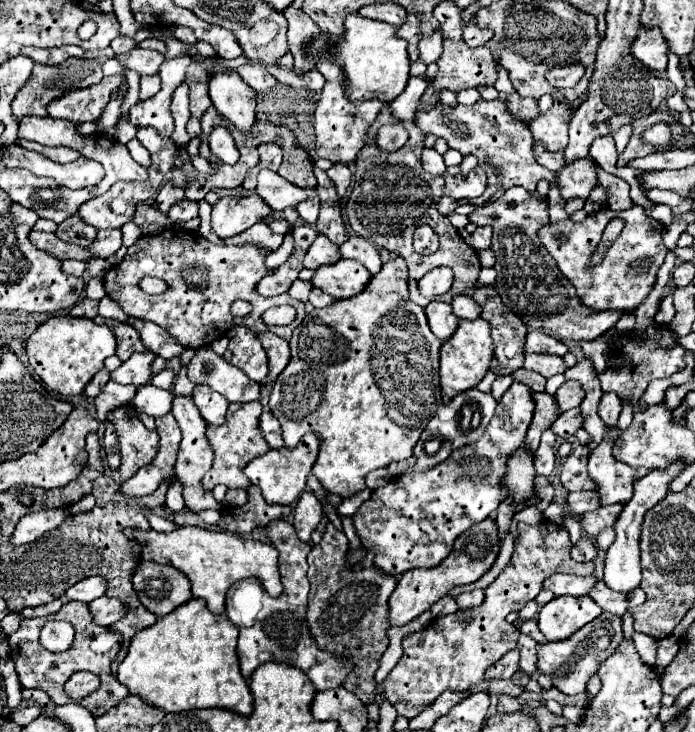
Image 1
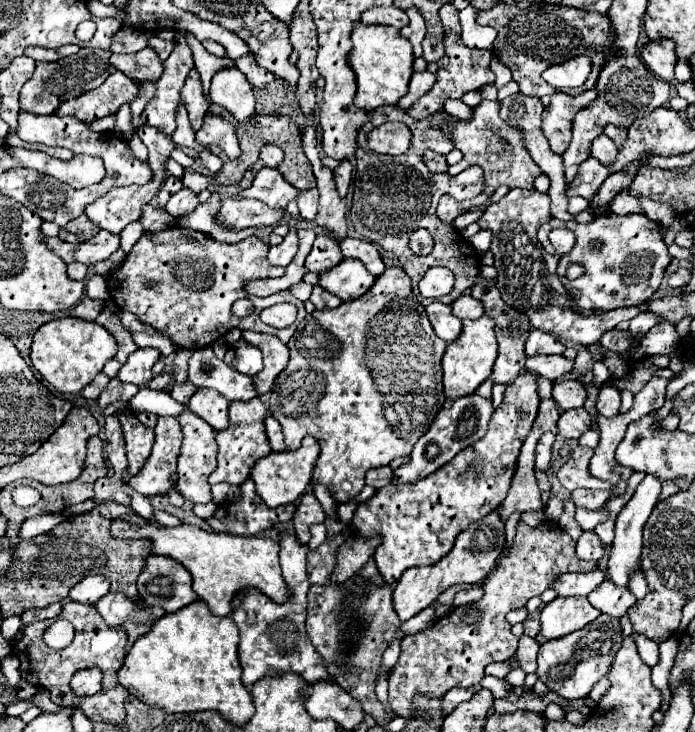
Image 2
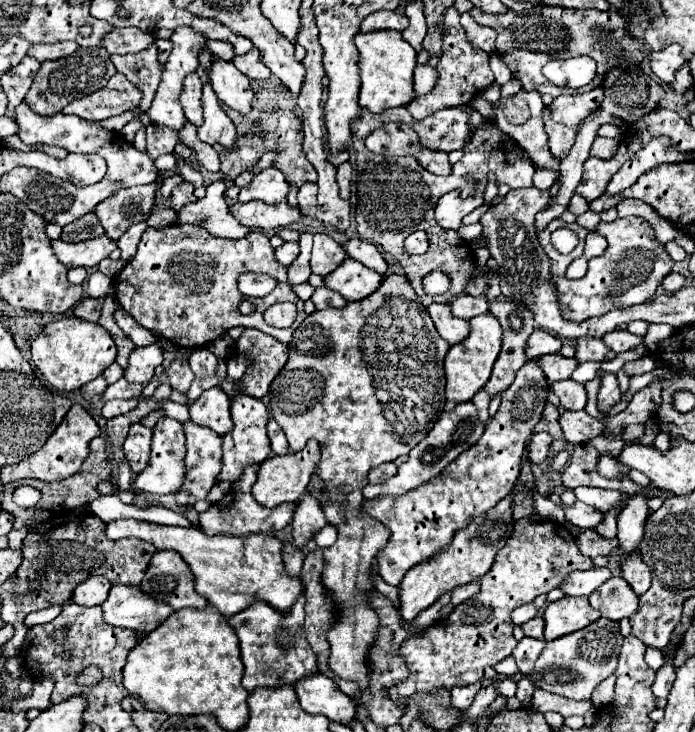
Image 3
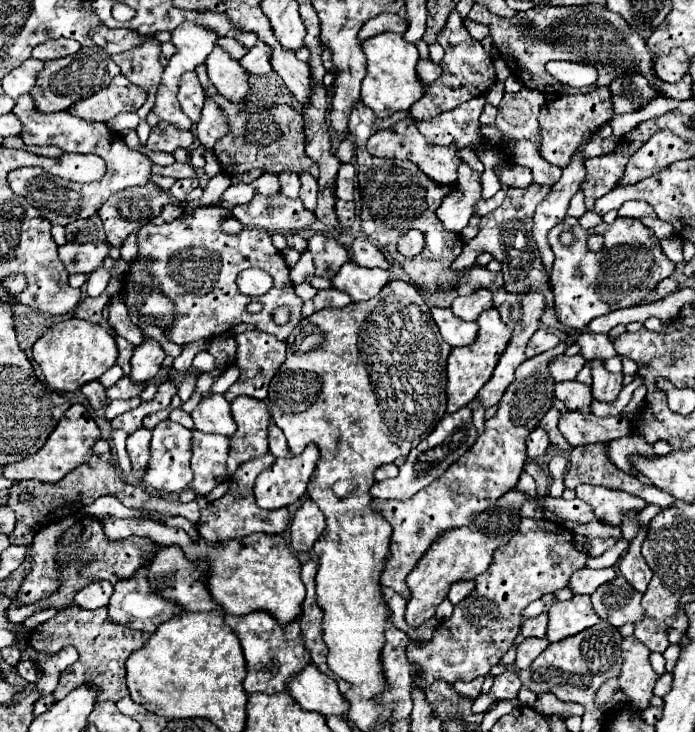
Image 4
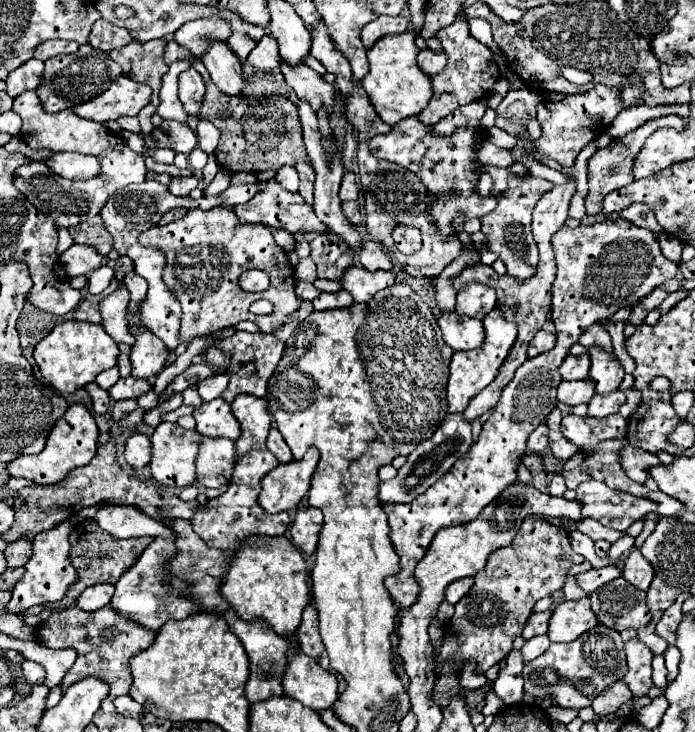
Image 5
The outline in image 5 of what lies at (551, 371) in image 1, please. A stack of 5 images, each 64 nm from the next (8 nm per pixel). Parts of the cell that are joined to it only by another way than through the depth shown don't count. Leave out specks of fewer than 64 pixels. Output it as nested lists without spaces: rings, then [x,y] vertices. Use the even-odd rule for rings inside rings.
[[[566,356],[560,366],[562,380],[586,380],[590,376],[590,356]]]

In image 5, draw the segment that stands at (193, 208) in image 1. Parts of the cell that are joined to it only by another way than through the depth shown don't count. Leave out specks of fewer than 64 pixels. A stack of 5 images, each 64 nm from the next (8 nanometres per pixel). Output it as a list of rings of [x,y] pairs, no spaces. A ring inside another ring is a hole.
[[[188,176],[188,178],[172,178],[172,182],[168,184],[168,190],[174,196],[188,196],[190,190],[194,190],[198,186],[198,178],[196,176]]]

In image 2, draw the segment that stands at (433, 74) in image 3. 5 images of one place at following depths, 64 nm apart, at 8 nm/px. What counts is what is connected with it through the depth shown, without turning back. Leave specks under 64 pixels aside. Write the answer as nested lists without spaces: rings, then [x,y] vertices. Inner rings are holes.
[[[422,70],[422,72],[414,72],[412,80],[410,80],[410,88],[408,88],[408,94],[400,100],[400,108],[408,110],[420,96],[424,96],[432,84],[436,82],[436,74],[434,72],[428,72],[428,70]]]

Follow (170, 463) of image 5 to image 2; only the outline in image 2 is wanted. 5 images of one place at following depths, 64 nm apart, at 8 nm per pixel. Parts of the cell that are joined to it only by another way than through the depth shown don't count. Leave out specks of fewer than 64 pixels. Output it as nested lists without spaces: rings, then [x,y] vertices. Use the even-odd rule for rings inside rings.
[[[158,418],[158,424],[154,428],[154,448],[144,464],[142,472],[132,476],[128,484],[144,494],[144,496],[156,496],[156,494],[168,494],[170,488],[174,488],[178,480],[178,456],[182,446],[182,430],[176,418]]]

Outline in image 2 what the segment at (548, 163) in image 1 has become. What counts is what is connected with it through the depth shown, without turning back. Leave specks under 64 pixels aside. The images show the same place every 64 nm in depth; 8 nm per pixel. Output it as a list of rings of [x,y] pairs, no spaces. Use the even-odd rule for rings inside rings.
[[[512,94],[512,96],[508,96],[508,98],[504,98],[504,100],[500,100],[500,118],[506,122],[506,124],[510,124],[510,126],[514,126],[514,128],[518,128],[520,132],[522,132],[522,142],[524,142],[524,146],[526,146],[526,150],[530,152],[530,156],[532,156],[532,160],[540,166],[540,170],[550,178],[550,190],[548,190],[548,196],[550,196],[550,200],[552,200],[552,216],[554,218],[560,218],[560,220],[564,220],[564,222],[568,222],[568,220],[572,220],[572,214],[570,212],[566,212],[566,182],[564,182],[564,166],[562,166],[562,156],[556,156],[552,150],[550,150],[550,146],[548,146],[548,140],[546,140],[546,136],[542,134],[542,110],[544,110],[544,106],[542,106],[542,102],[540,102],[540,98],[534,98],[534,96],[526,96],[526,94]]]

